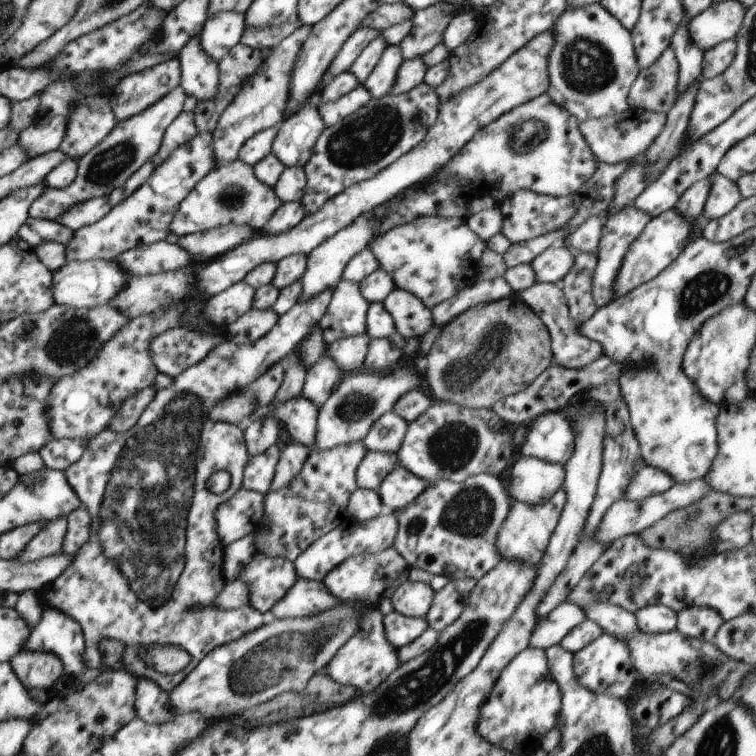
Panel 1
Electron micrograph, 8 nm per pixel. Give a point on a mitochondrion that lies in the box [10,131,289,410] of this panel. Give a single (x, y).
(76, 336)

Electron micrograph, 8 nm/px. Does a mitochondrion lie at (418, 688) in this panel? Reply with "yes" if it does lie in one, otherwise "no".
yes

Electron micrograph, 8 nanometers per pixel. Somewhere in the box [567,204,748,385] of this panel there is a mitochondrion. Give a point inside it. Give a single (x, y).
(710, 286)

